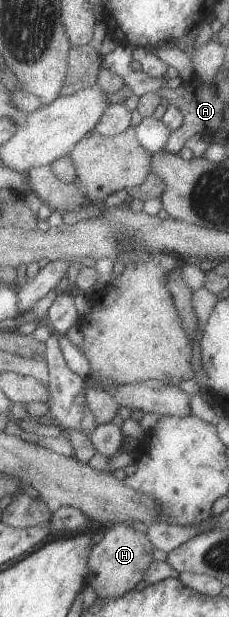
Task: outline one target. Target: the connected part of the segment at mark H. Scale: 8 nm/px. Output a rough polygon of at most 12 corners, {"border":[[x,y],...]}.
{"border":[[129,523],[105,525],[85,585],[99,600],[143,580],[154,547]]}

